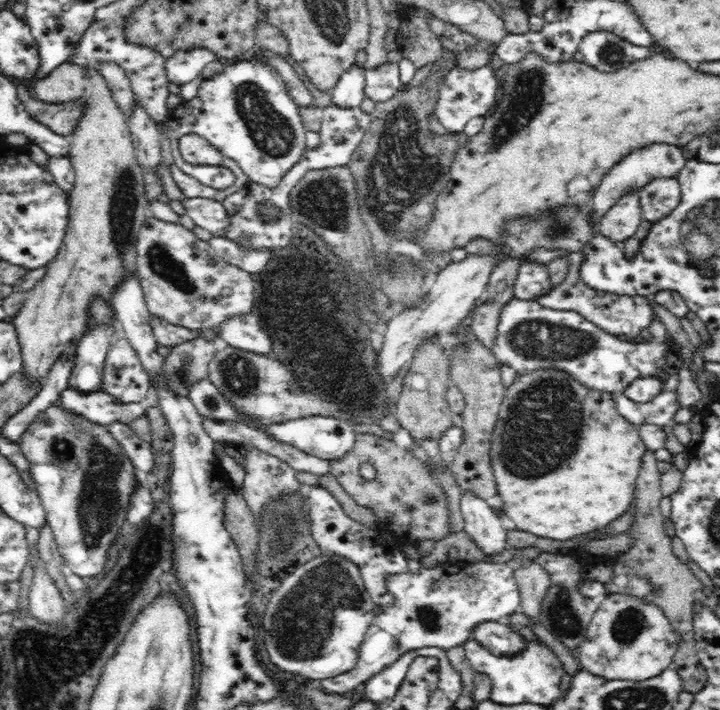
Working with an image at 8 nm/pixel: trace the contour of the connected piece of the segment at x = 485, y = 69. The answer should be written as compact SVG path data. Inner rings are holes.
M490 65L476 68L450 67L437 84L435 115L448 133L458 133L472 118L484 117L498 104L496 92L500 91L500 74Z

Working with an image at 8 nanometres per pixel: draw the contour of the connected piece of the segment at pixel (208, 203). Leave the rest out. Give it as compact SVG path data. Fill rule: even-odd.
M186 198L183 201L186 214L196 223L196 226L208 230L212 237L224 237L230 225L228 211L216 200L204 198Z

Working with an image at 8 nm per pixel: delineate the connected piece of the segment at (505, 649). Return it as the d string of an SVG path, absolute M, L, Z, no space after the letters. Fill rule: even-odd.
M505 621L482 622L472 632L471 642L476 642L494 655L512 655L522 650L524 635L514 631Z

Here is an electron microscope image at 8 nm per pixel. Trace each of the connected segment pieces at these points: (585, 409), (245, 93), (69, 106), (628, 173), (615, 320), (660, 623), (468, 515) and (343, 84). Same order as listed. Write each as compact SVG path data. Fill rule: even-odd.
M541 367L540 370L526 371L524 374L517 375L512 385L506 389L499 408L498 420L492 432L489 456L497 493L503 501L502 512L512 518L516 530L532 532L536 536L552 538L552 540L570 540L578 534L588 534L592 530L598 530L600 526L608 526L608 522L620 518L626 510L631 508L635 500L635 495L632 496L632 494L634 494L636 478L640 472L641 458L646 450L644 442L640 439L639 425L632 423L620 413L614 394L584 386L566 370Z
M248 55L245 61L237 61L233 64L228 64L228 59L222 60L222 62L216 59L204 68L201 77L203 81L198 94L190 100L182 100L174 110L167 113L167 118L164 120L167 125L167 134L171 140L172 155L176 167L210 189L224 190L234 184L236 177L228 168L224 166L192 166L182 158L178 150L178 140L186 134L198 134L200 138L206 138L216 150L220 150L224 158L228 157L239 165L250 182L266 187L279 186L281 178L292 169L292 166L300 162L304 151L308 149L306 148L307 131L302 123L299 106L290 96L280 73L266 61L262 61L258 57L254 59Z
M15 84L20 100L24 102L25 109L36 121L46 125L52 132L62 136L70 136L73 128L80 119L83 106L81 102L70 101L51 105L42 101L37 101L30 90L24 84Z
M664 143L646 145L644 148L636 149L632 154L628 154L619 165L616 165L607 174L606 178L600 182L599 188L595 191L593 200L590 204L591 214L590 223L592 227L600 224L599 219L605 216L607 210L616 204L626 192L639 192L644 189L654 178L674 178L680 173L687 164L687 158L684 150L676 145L666 145Z
M581 251L568 254L568 274L566 278L556 285L548 294L536 298L541 306L558 309L573 310L587 318L596 326L602 328L610 336L629 336L636 338L643 328L647 328L652 319L658 319L645 297L636 295L632 297L618 297L613 294L596 293L580 278Z
M610 594L599 600L599 607L586 630L586 638L576 648L576 660L581 670L606 680L639 682L655 678L673 666L678 638L670 619L659 606L630 594Z
M462 491L460 508L464 519L463 530L483 550L484 556L498 554L508 548L507 531L484 499L470 491Z
M354 64L352 68L340 75L339 81L332 90L331 104L340 108L360 107L364 100L366 88L366 69Z

